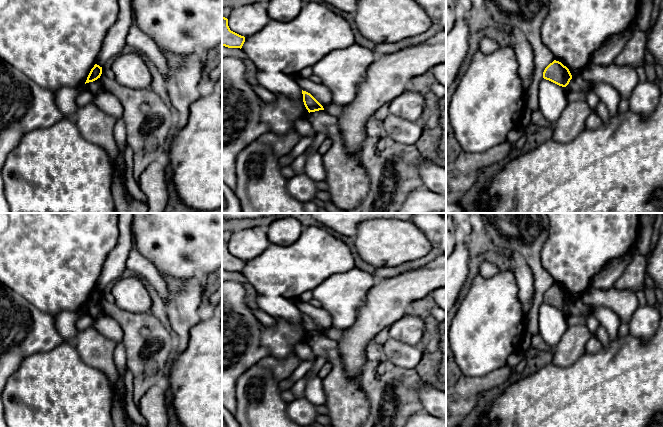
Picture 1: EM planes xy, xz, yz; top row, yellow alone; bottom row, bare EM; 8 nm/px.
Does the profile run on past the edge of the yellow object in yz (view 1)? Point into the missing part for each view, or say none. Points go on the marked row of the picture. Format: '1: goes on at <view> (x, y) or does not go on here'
1: does not go on here

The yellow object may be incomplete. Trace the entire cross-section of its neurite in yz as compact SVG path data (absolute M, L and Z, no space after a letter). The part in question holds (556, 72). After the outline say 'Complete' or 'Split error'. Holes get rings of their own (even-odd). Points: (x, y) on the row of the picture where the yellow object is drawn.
M554 60L545 68L543 78L559 86L566 87L572 79L572 75L566 66Z. Complete

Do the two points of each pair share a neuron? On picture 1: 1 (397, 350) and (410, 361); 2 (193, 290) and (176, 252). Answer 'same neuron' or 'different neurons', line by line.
1: same neuron
2: different neurons

